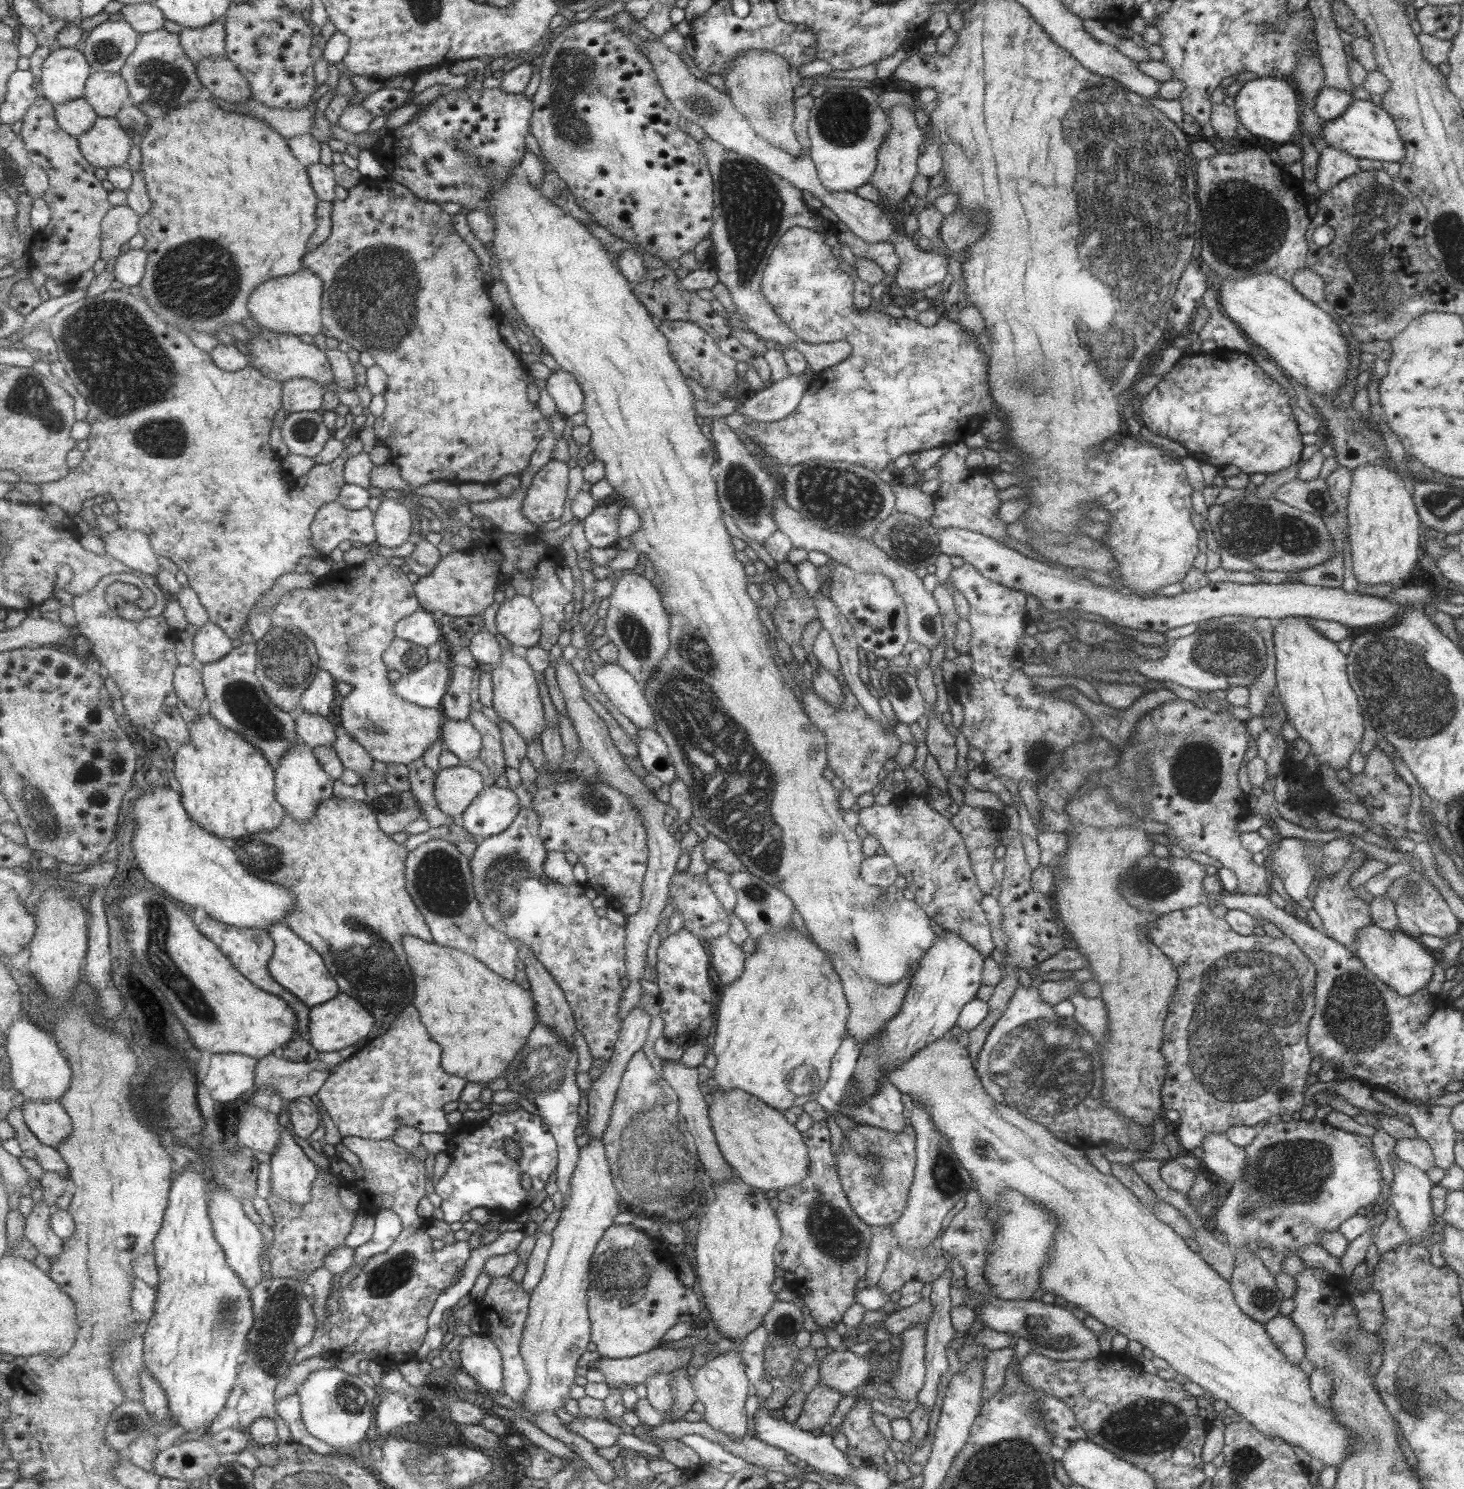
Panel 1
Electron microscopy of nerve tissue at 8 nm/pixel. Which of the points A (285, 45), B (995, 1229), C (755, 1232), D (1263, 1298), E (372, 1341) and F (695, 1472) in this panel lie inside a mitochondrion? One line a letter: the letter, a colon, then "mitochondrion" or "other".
A: other
B: other
C: other
D: mitochondrion
E: other
F: other

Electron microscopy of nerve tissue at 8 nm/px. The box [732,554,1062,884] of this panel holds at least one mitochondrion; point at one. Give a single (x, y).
(1038, 757)

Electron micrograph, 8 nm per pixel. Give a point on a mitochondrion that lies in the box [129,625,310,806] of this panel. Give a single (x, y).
(243, 701)

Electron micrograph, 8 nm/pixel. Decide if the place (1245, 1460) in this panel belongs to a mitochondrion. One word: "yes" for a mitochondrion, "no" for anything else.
yes

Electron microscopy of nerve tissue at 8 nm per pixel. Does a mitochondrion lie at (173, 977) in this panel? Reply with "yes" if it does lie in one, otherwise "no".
yes

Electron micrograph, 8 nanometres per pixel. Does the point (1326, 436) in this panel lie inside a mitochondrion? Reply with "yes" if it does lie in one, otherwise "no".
no

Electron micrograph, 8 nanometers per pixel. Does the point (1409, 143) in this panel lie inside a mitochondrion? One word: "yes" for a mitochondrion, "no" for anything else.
no

